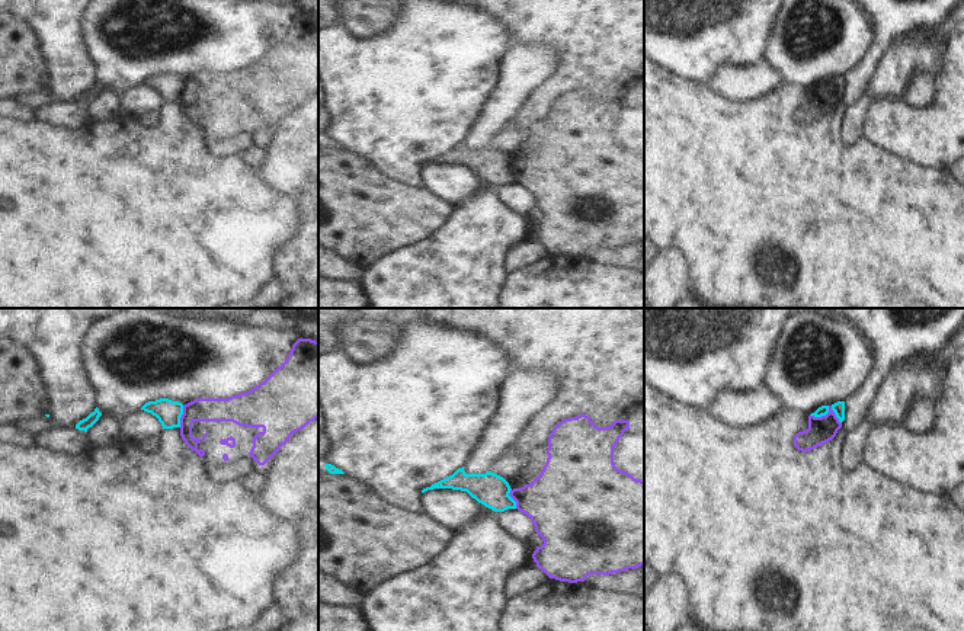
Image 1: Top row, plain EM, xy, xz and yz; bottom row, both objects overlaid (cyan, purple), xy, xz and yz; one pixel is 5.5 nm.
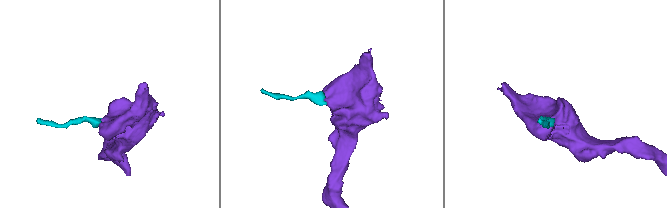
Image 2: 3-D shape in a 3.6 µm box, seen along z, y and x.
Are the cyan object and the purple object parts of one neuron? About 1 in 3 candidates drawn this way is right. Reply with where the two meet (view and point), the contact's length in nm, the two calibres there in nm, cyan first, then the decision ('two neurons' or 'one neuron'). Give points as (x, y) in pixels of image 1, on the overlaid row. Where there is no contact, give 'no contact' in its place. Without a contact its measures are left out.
contact yz (828, 412); length 180 nm; calibres 60 and 140 nm; two neurons

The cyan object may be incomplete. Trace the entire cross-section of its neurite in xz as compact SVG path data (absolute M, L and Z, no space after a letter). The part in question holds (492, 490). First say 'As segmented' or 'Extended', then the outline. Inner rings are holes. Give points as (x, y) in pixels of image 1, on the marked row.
As segmented. M462 467L452 475L423 489L422 493L433 489L467 491L478 503L494 512L516 509L516 502L509 496L512 490L509 483L491 471L486 474L467 474Z

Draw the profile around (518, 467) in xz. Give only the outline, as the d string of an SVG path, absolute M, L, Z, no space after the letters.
M548 441L521 451L515 443L510 445L496 461L491 473L503 477L510 489L521 489L532 483L547 462Z

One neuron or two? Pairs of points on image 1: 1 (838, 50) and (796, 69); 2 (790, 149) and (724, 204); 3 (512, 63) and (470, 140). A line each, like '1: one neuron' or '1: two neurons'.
1: one neuron
2: one neuron
3: one neuron

